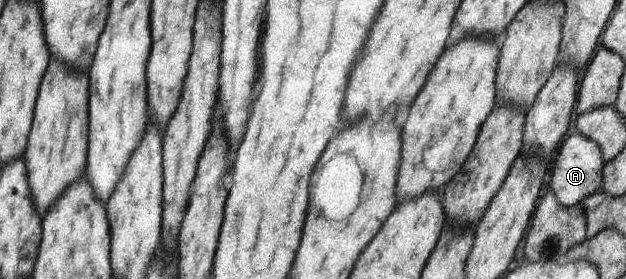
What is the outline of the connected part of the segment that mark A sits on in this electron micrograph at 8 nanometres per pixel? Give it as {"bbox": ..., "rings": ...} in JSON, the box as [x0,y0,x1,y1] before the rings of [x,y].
{"bbox":[549,134,604,207],"rings":[[[581,134],[571,135],[561,143],[557,156],[553,159],[549,190],[553,192],[559,207],[574,206],[583,198],[599,191],[602,182],[604,161],[597,145]]]}

